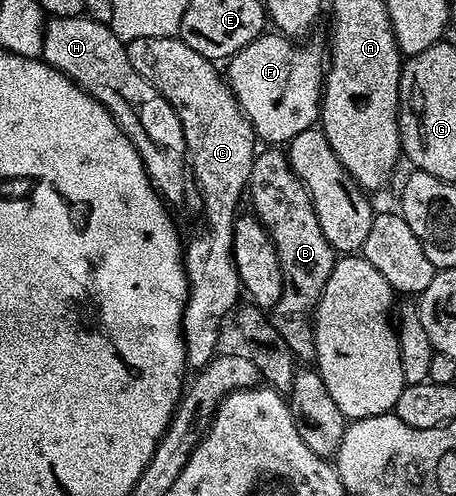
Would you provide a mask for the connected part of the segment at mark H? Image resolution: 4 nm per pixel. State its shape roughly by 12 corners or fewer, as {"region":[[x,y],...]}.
{"region":[[45,20],[42,62],[87,91],[175,212],[202,189],[176,109],[109,26]]}

